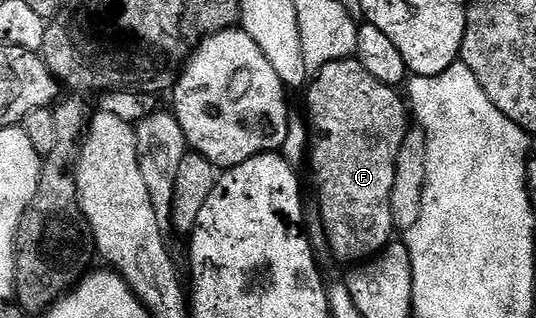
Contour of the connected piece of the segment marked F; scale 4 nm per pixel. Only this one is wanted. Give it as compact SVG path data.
M355 57L326 64L307 84L307 91L307 154L310 161L312 157L312 175L316 178L316 195L320 198L320 223L324 226L333 257L347 265L359 265L379 255L394 235L390 193L394 189L398 153L410 130L410 107L397 88L387 87L382 81L370 77Z

